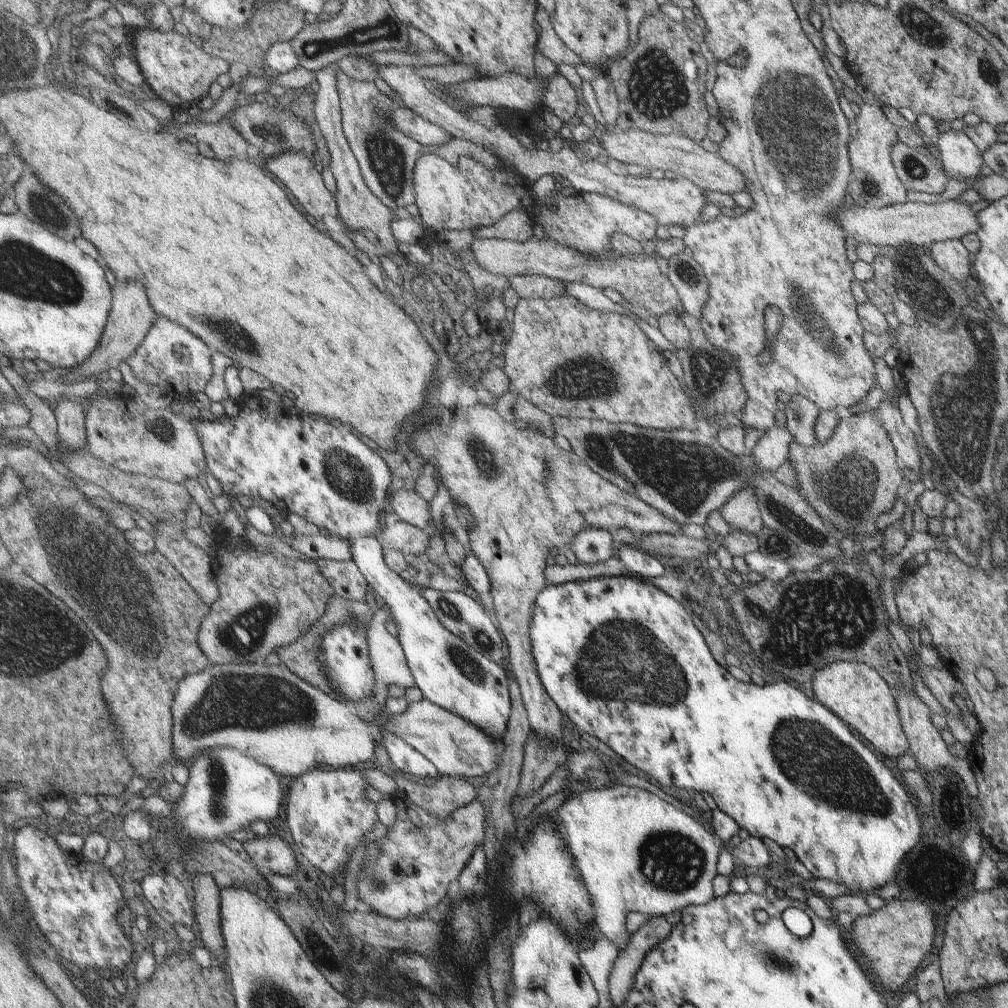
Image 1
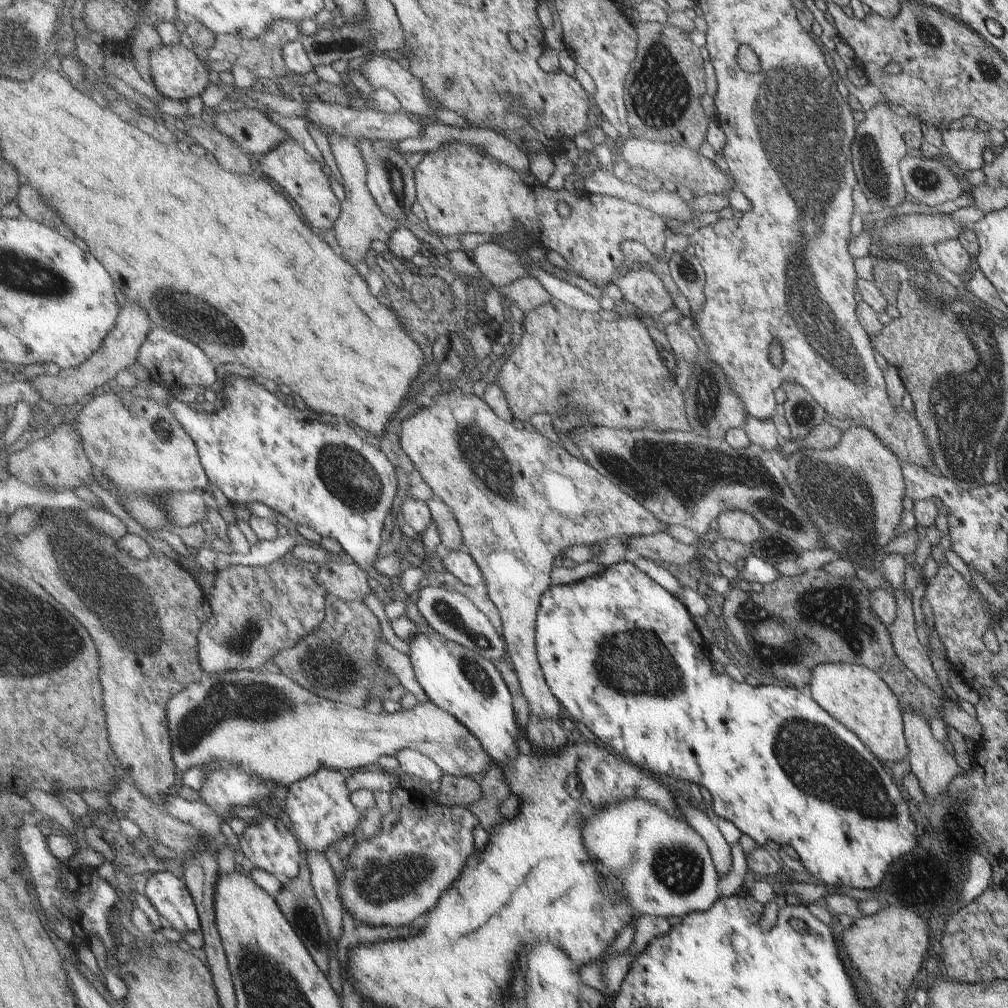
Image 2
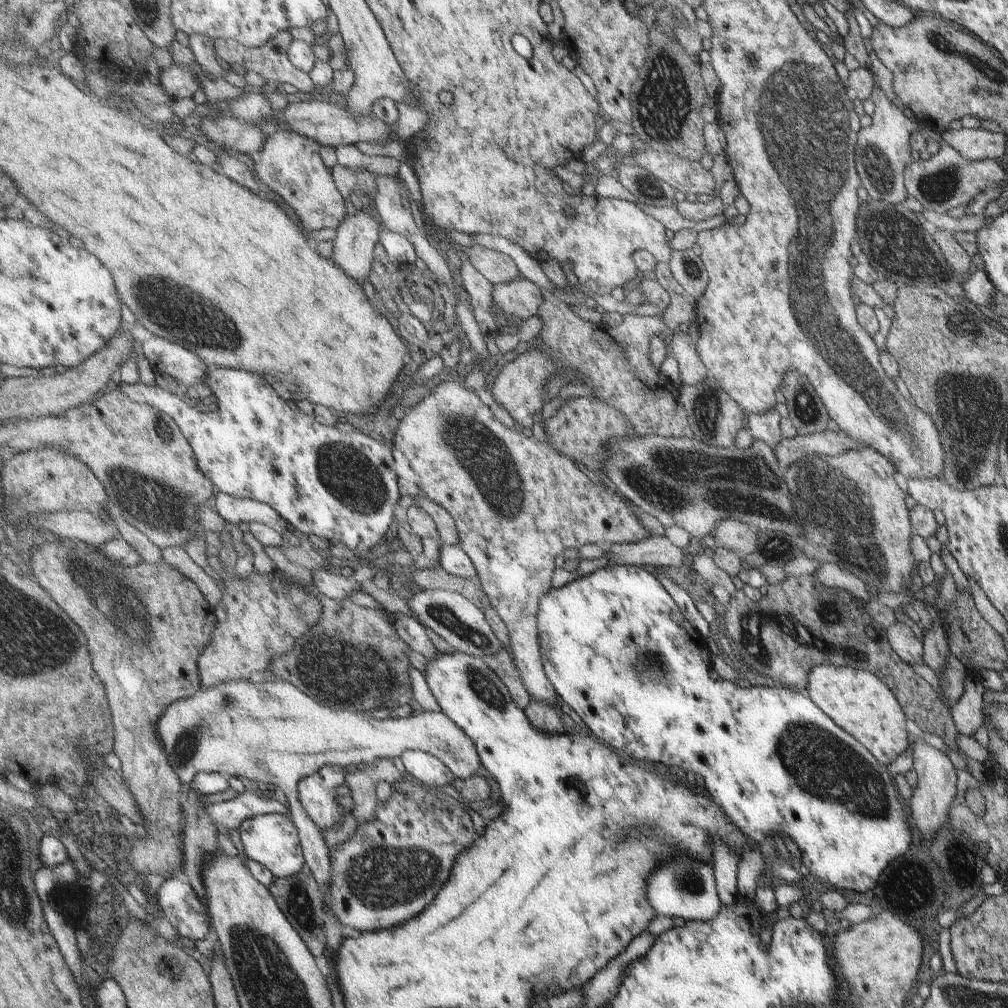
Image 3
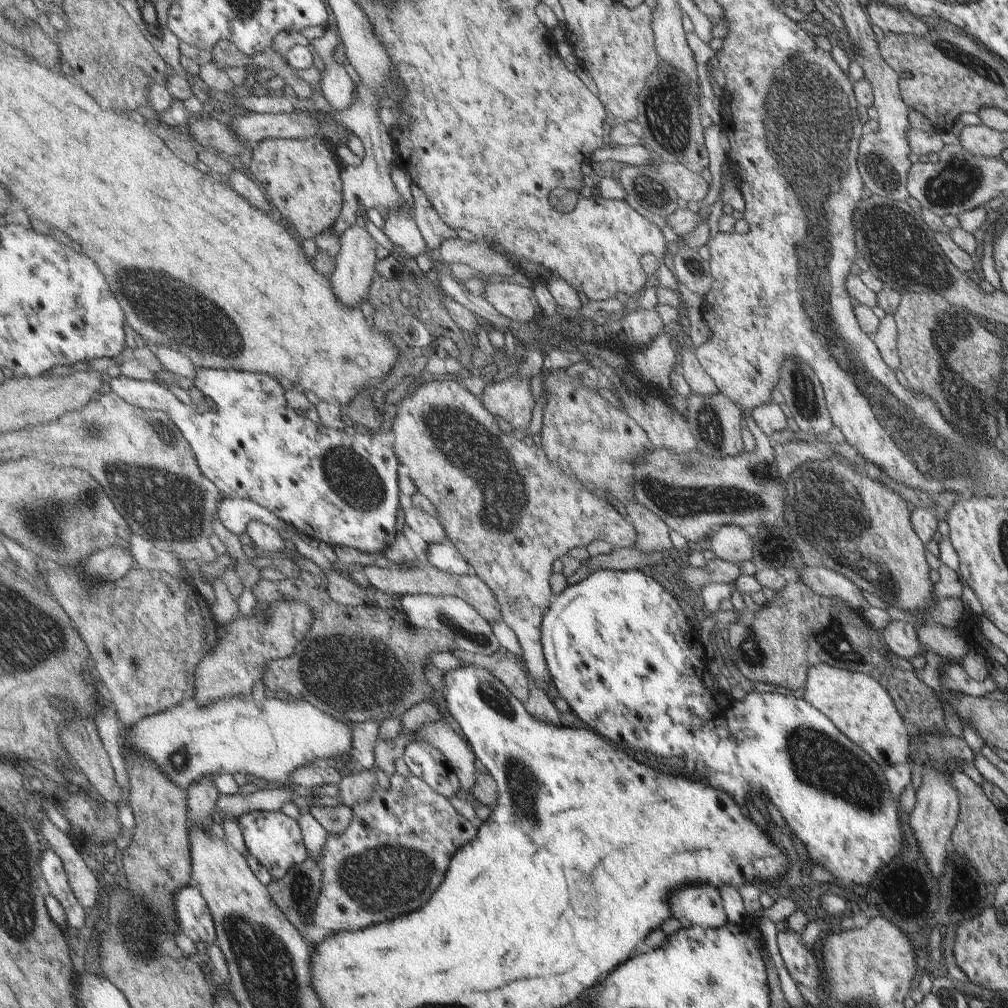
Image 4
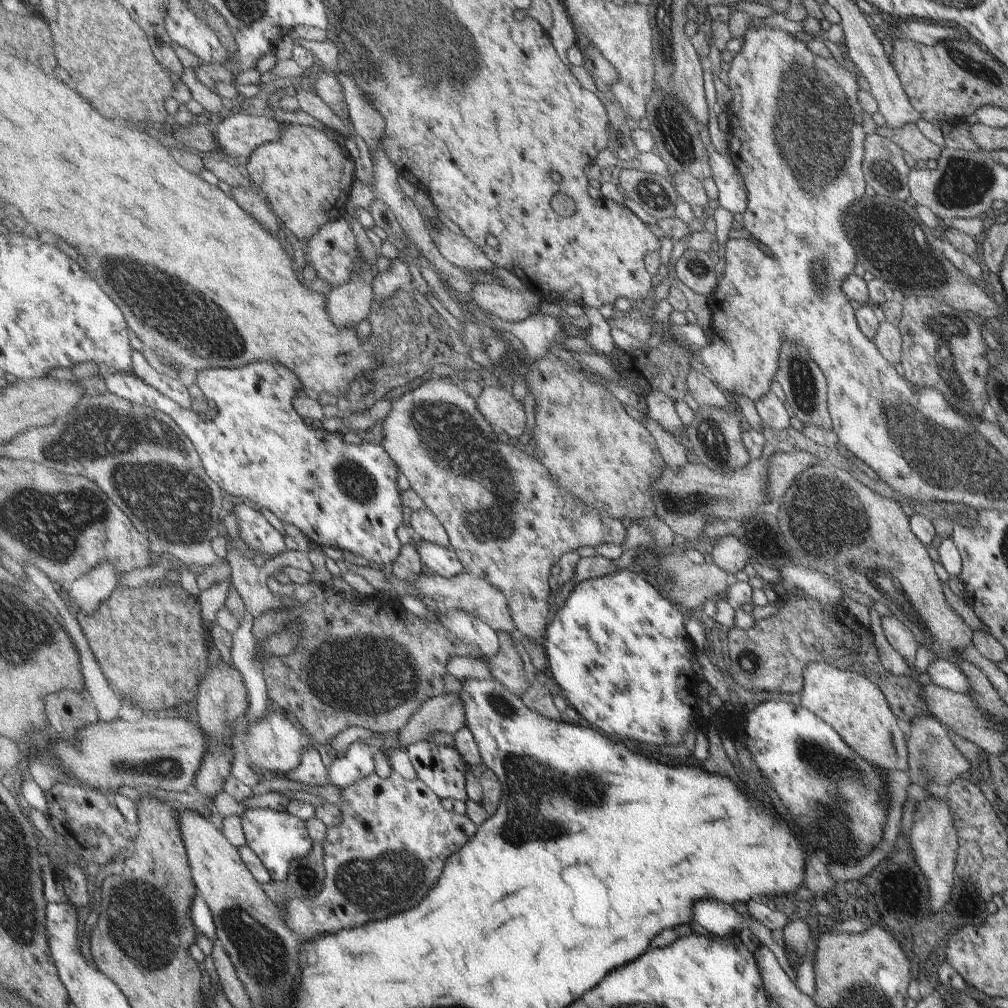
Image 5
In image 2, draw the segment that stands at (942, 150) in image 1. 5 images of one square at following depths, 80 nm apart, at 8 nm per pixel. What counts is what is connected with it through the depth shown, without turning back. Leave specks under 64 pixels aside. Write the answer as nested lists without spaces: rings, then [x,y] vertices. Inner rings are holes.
[[[945,129],[942,130],[943,144],[950,156],[956,161],[963,172],[970,172],[983,166],[982,152],[992,147],[988,131],[980,129]]]

